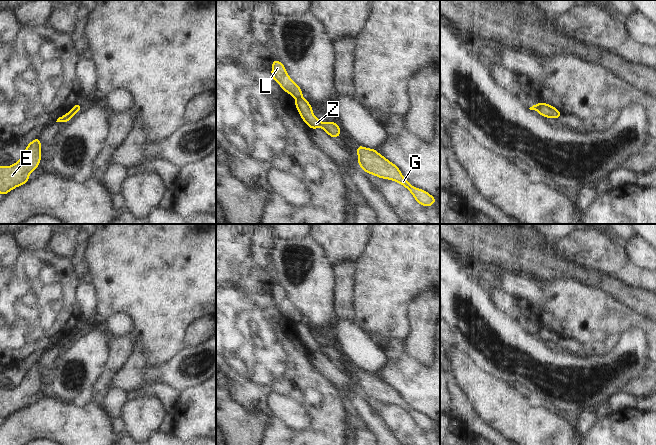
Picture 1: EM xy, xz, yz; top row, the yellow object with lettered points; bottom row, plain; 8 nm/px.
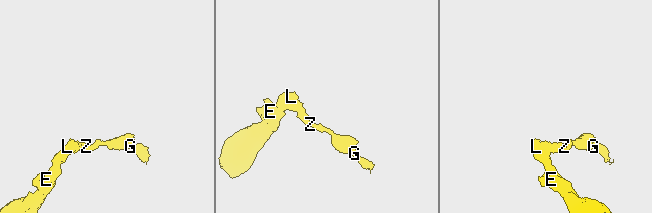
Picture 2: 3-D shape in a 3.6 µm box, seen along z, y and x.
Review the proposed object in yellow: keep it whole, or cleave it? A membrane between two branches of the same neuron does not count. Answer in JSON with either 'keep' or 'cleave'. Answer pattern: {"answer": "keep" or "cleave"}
{"answer": "cleave"}

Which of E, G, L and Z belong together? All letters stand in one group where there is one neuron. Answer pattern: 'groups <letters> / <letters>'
groups E L / G Z

